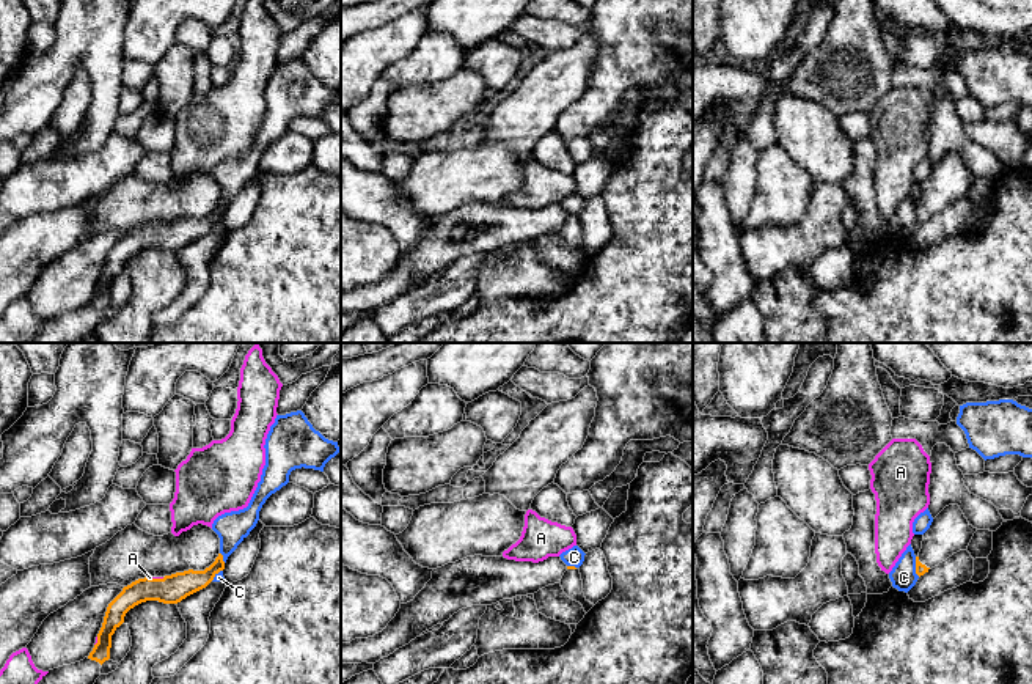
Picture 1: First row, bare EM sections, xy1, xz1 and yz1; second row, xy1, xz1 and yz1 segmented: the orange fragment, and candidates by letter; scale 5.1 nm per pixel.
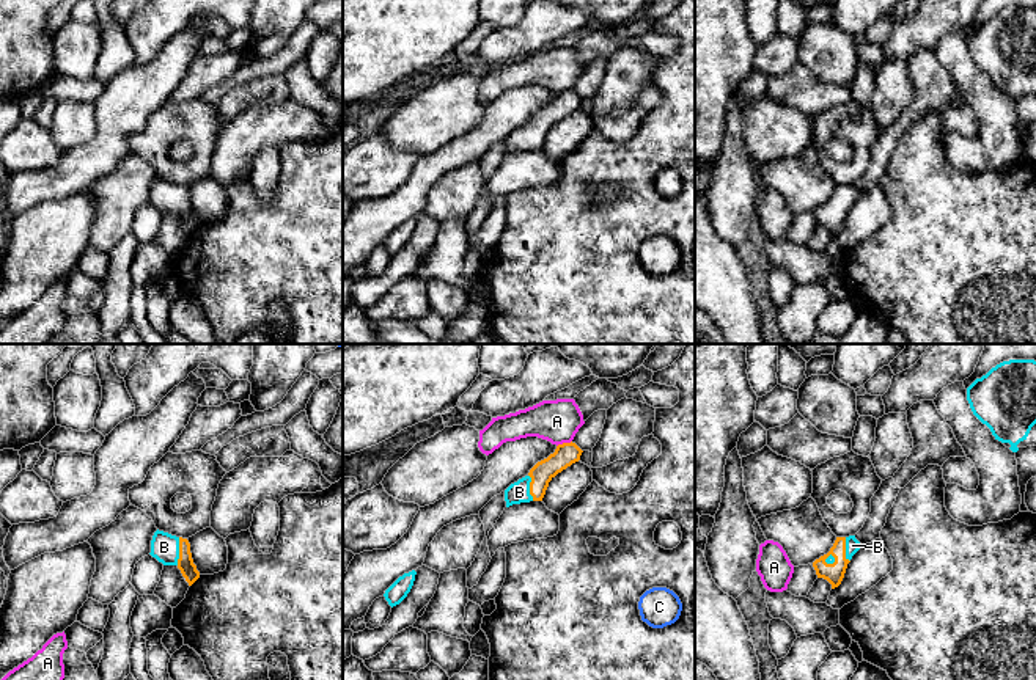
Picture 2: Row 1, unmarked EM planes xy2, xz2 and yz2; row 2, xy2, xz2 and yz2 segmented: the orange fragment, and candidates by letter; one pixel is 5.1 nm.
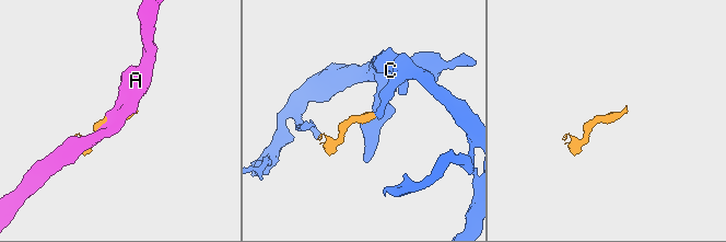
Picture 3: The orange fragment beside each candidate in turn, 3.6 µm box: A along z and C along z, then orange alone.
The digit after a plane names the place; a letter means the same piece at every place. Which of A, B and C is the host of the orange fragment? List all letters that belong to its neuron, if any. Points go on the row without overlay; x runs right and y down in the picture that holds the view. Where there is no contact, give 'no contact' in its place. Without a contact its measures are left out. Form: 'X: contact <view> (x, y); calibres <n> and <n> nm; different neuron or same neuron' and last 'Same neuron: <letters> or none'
A: contact xz2 (563, 91); calibres 120 and 220 nm; different neuron
B: contact xy2 (180, 200); calibres 80 and 140 nm; same neuron
C: contact yz1 (916, 214); calibres 60 and 140 nm; different neuron
Same neuron: B

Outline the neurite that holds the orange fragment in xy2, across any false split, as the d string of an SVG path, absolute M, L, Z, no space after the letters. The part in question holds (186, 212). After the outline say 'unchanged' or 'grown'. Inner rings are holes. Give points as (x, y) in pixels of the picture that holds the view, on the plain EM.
M157 177L151 188L149 203L163 214L176 214L189 234L192 234L200 226L200 220L193 212L190 192L187 187L176 185Z; grown

